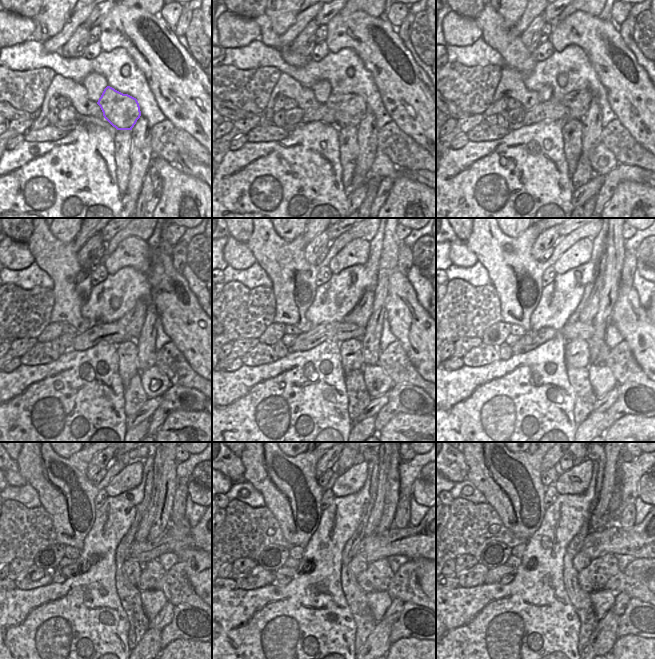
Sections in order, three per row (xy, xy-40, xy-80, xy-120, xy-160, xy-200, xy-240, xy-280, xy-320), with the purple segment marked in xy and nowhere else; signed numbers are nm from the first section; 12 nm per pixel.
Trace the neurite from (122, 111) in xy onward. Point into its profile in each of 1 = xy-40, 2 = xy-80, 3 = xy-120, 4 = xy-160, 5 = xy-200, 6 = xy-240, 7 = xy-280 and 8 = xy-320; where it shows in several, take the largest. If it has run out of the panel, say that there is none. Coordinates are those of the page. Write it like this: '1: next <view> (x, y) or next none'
1: next xy-40 (350, 109)
2: next xy-80 (577, 102)
3: next xy-120 (133, 320)
4: next xy-160 (360, 315)
5: next xy-200 (587, 315)
6: next xy-240 (142, 534)
7: next xy-280 (374, 518)
8: next xy-320 (600, 518)

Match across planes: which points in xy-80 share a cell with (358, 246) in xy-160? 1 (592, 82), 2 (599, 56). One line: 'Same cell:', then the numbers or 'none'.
Same cell: 2

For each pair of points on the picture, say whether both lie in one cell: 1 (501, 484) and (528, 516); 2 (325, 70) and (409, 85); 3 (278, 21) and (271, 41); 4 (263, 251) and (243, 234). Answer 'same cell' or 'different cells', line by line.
1: same cell
2: different cells
3: different cells
4: different cells

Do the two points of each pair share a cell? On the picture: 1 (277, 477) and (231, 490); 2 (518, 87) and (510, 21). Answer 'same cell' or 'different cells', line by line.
1: different cells
2: different cells

